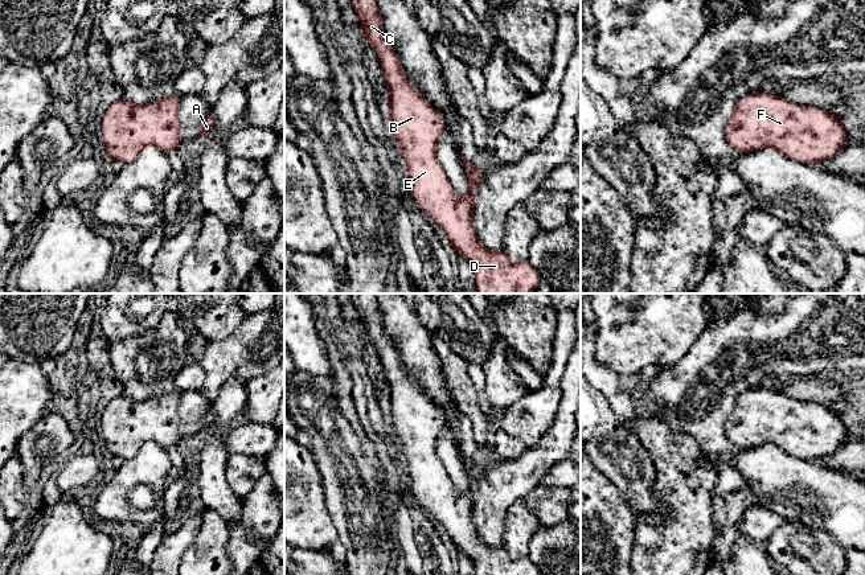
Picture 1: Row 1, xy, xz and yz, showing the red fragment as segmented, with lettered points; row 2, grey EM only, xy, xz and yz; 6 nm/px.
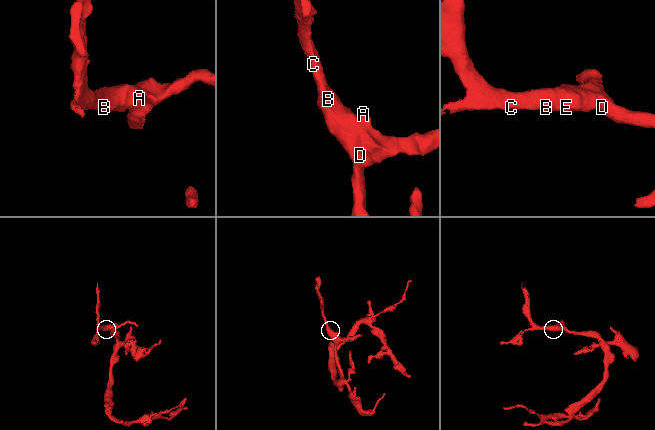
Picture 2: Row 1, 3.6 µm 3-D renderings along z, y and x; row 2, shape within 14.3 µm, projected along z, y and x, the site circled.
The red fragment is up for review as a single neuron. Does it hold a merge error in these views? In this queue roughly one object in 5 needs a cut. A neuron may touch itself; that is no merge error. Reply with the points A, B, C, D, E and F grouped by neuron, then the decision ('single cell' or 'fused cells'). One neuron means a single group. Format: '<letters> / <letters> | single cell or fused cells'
A B C D E F | single cell

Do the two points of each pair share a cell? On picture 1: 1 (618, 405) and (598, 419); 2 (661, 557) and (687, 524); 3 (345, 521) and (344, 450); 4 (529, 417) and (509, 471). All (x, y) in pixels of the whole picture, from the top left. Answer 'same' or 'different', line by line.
1: different
2: same
3: same
4: different

